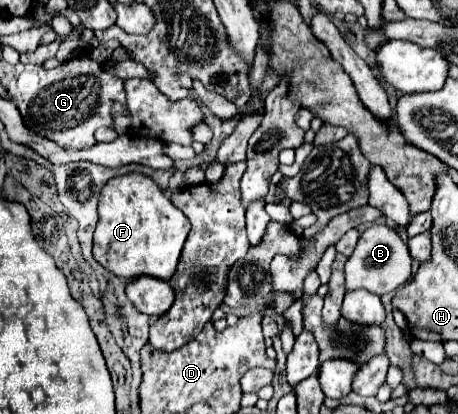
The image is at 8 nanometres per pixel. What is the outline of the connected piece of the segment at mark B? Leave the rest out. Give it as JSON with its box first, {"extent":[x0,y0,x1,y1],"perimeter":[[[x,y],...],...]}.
{"extent":[346,225,412,295],"perimeter":[[[370,225],[358,239],[358,245],[352,253],[352,257],[346,261],[346,289],[368,289],[370,293],[384,295],[390,291],[396,291],[400,285],[404,285],[412,271],[410,271],[412,257],[408,253],[406,243],[400,239],[400,235],[386,227],[386,225]]]}

